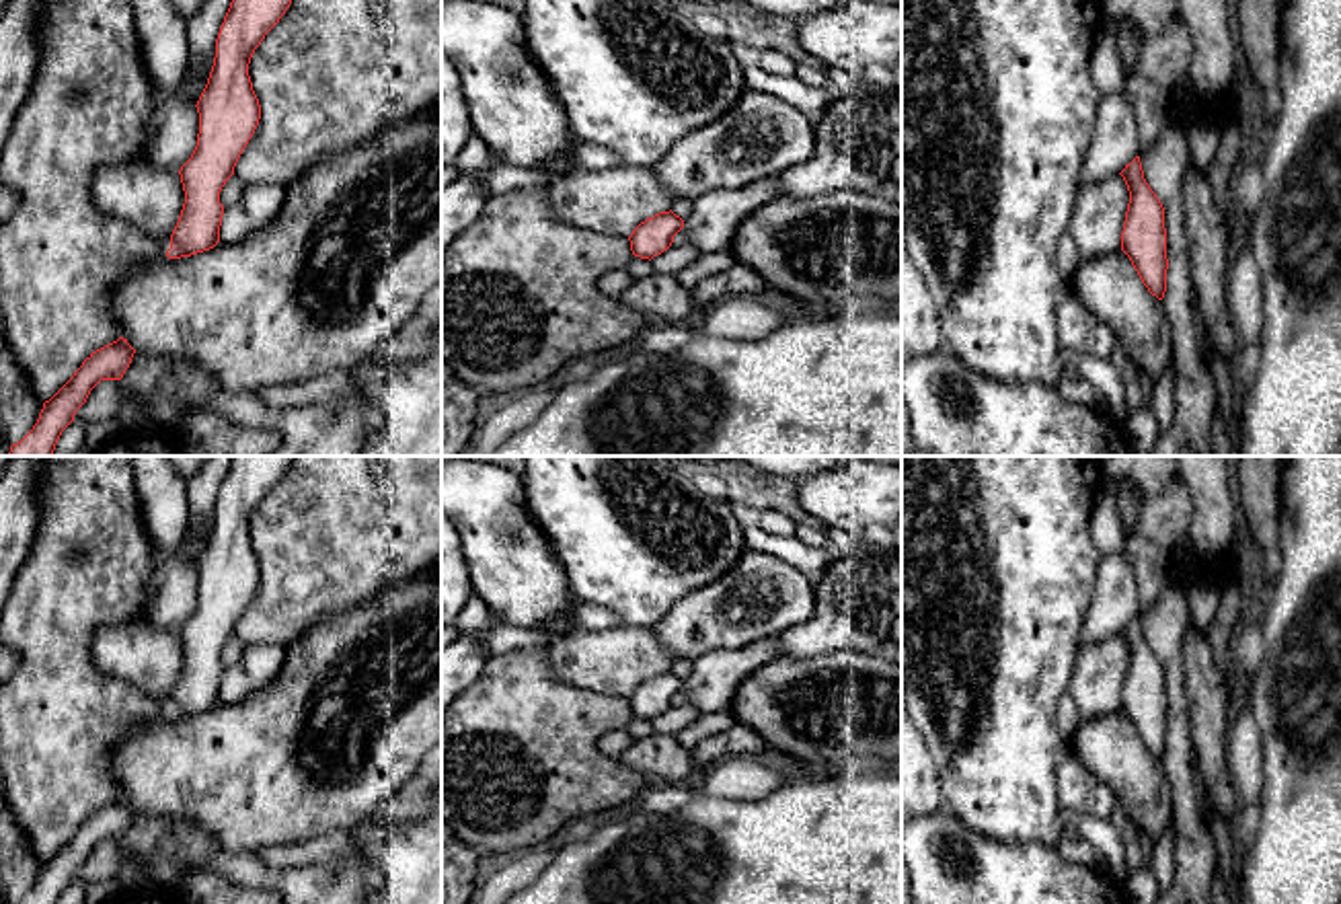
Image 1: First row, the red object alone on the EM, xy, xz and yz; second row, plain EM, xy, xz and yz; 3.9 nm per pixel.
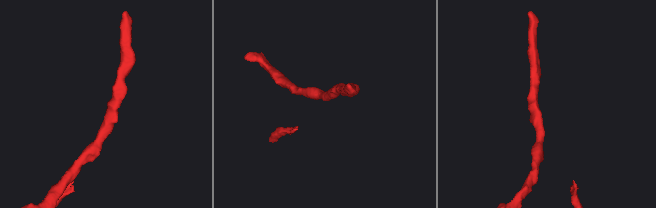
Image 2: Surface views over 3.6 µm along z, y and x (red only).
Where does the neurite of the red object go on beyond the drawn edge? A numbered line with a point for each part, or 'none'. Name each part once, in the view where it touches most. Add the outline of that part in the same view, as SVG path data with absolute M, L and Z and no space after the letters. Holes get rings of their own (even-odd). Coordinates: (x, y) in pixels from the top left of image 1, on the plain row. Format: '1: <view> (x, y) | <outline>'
none

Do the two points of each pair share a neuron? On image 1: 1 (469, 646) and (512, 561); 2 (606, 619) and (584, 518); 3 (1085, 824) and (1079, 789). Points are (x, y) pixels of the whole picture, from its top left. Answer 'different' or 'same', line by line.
1: different
2: different
3: different

